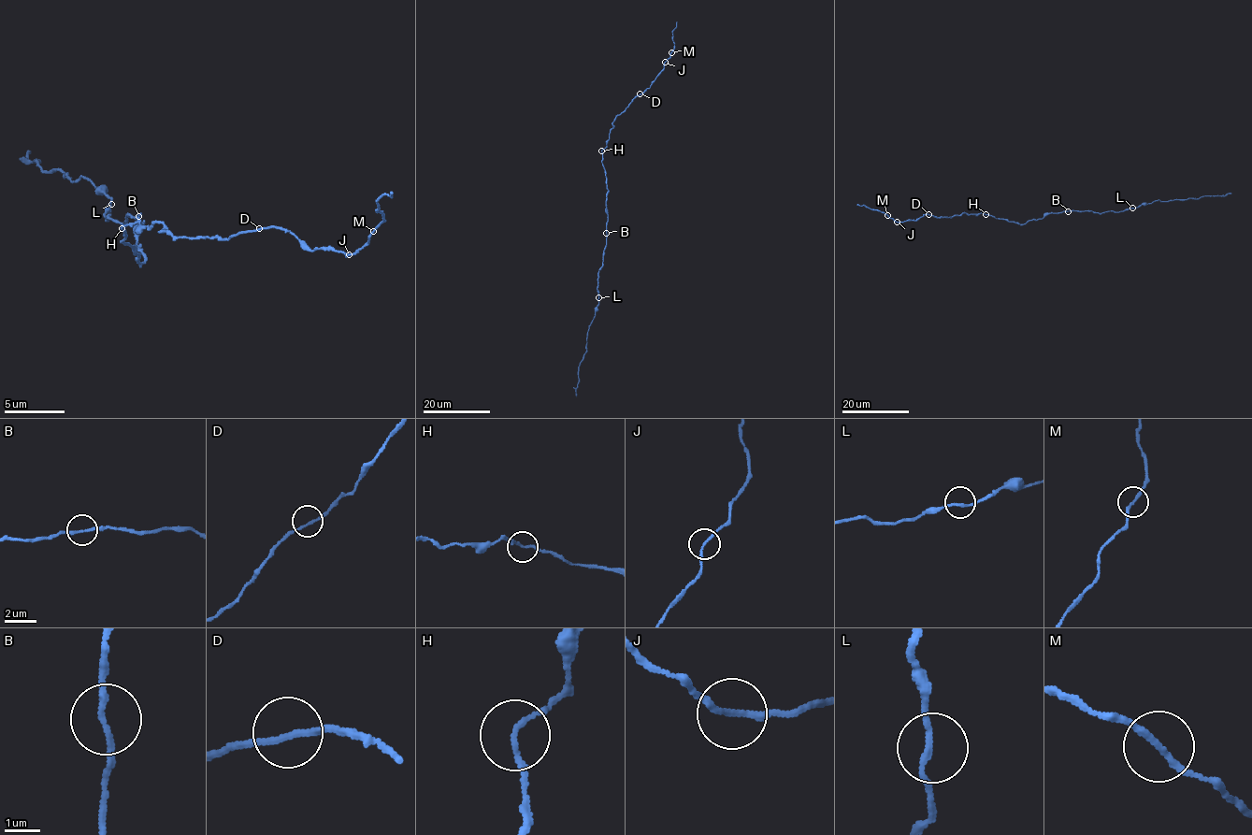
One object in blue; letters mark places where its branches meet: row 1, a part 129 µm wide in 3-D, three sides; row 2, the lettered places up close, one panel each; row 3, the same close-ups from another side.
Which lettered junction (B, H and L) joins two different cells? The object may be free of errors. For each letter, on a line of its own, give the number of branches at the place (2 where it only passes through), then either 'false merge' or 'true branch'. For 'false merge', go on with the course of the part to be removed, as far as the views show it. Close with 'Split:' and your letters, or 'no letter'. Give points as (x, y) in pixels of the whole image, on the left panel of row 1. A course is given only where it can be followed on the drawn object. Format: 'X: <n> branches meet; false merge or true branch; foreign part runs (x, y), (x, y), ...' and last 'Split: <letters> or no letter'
B: 2 branches meet; true branch
H: 2 branches meet; true branch
L: 2 branches meet; true branch
Split: no letter

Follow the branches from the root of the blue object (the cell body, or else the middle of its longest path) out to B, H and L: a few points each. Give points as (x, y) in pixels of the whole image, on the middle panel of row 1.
B: (607, 194), (606, 233)
H: (607, 194), (601, 151)
L: (607, 194), (606, 244), (597, 280), (598, 297)

